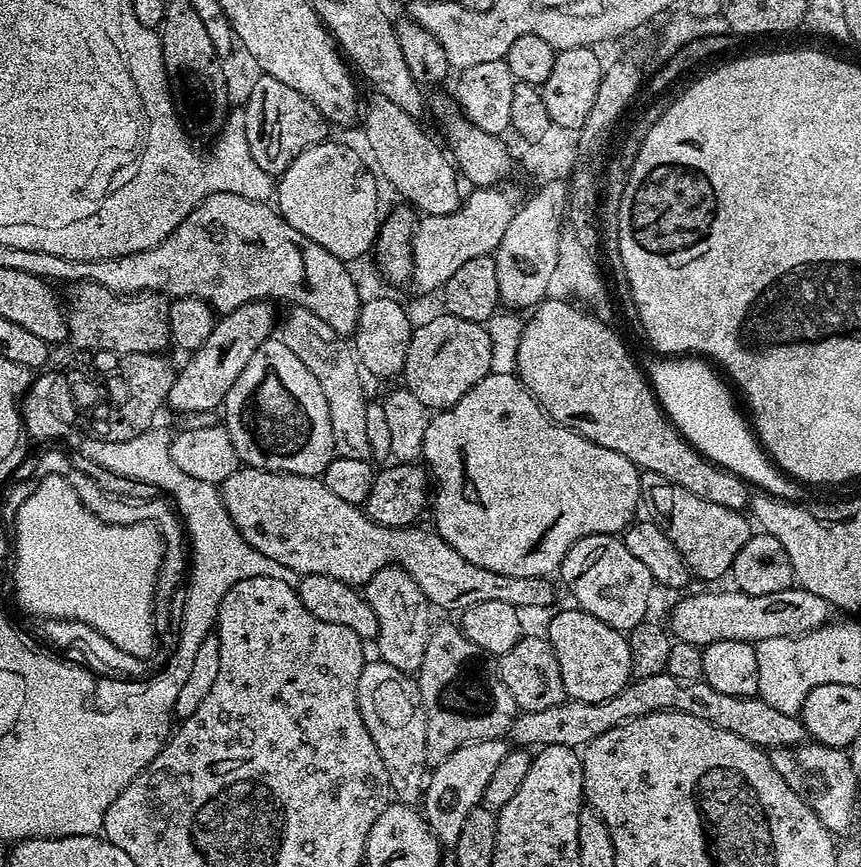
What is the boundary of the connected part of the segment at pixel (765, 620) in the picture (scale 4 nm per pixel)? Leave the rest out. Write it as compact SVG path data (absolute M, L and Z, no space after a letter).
M793 586L786 590L778 590L778 594L746 594L739 590L732 592L696 592L693 596L684 596L672 608L672 626L670 632L676 640L699 644L710 642L746 642L755 644L766 638L786 638L801 636L821 628L829 623L830 606L818 594L810 594L806 589Z

